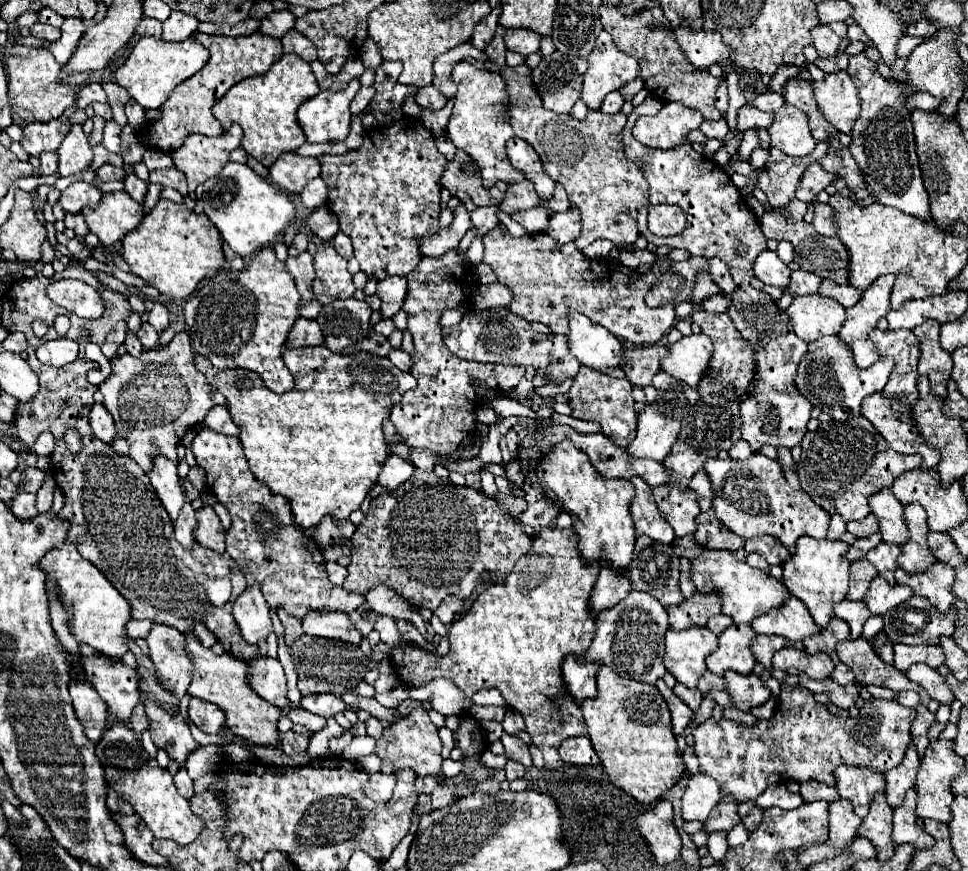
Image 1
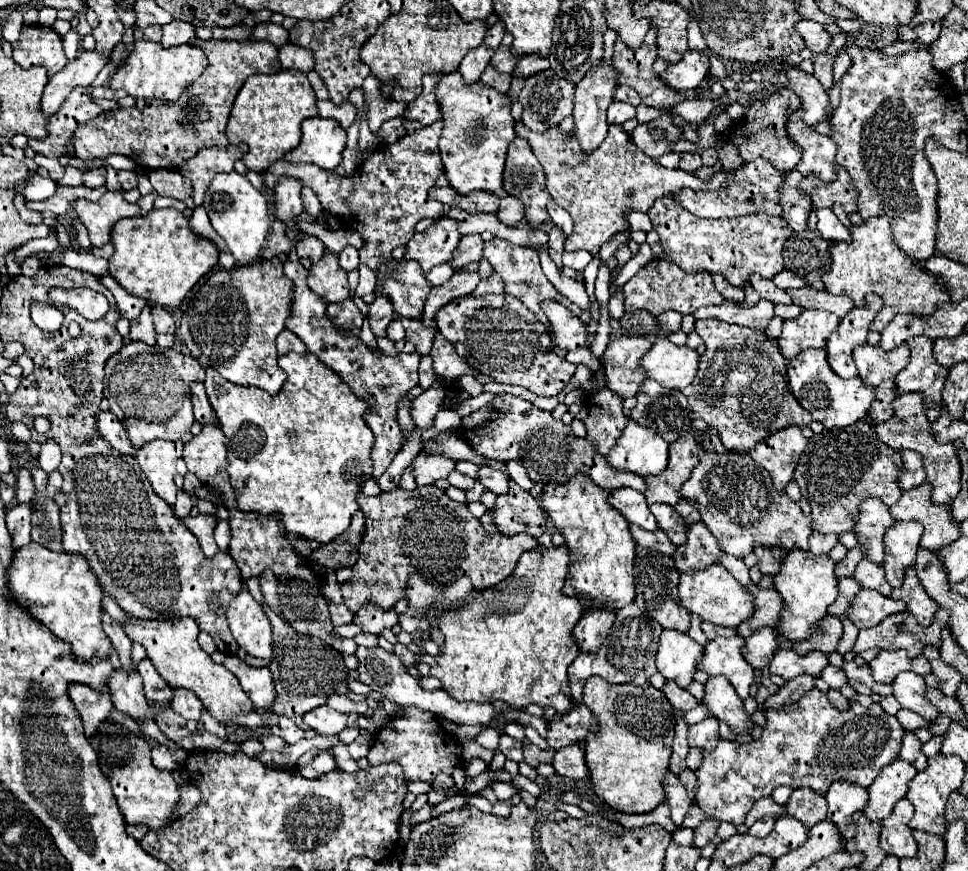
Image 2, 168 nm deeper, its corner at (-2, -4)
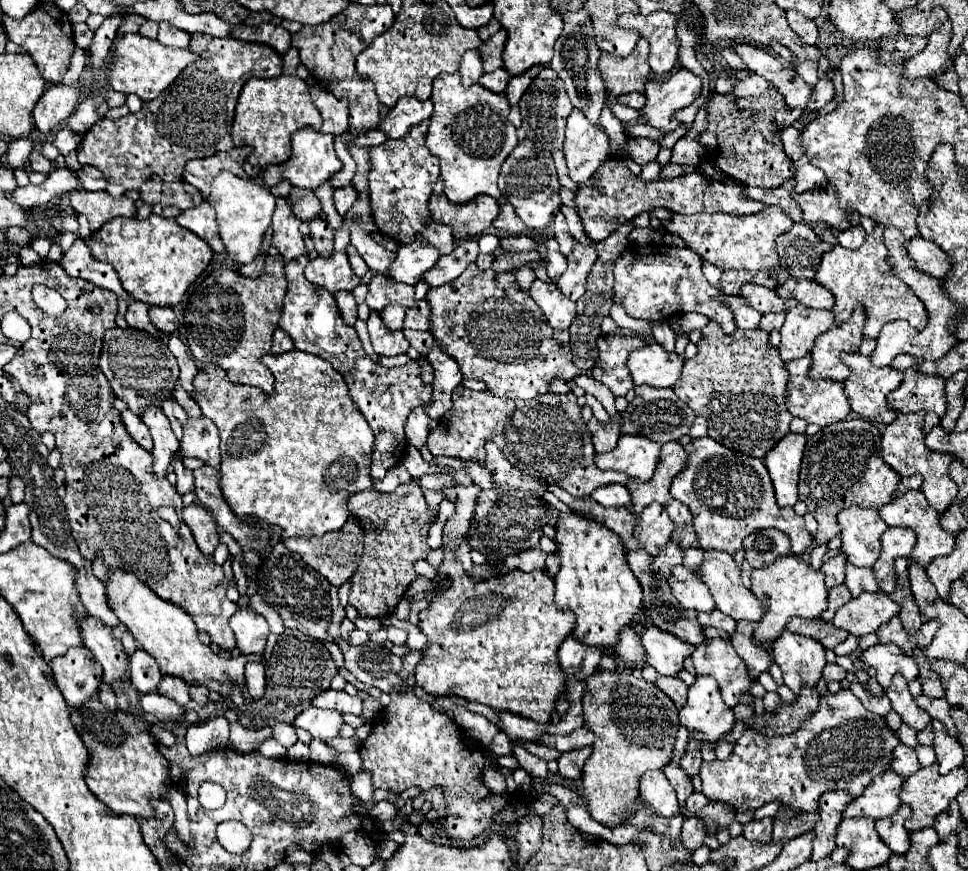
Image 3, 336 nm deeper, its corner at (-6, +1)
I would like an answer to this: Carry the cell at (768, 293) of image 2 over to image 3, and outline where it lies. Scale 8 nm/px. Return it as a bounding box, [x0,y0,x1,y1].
[740,282,798,314]

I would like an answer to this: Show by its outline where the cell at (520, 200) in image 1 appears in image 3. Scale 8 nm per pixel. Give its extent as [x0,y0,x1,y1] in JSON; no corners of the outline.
[494,202,526,234]

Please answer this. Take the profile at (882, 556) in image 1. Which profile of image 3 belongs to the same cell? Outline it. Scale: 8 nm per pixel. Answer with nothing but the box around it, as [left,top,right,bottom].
[846,564,880,596]

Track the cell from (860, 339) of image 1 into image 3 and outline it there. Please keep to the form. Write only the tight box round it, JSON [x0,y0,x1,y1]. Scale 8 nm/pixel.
[812,306,864,380]

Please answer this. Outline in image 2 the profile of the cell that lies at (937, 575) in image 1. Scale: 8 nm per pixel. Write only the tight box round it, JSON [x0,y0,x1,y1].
[892,567,936,627]

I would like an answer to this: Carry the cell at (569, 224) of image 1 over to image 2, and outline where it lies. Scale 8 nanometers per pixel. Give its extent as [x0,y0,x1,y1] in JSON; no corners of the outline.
[548,227,564,271]

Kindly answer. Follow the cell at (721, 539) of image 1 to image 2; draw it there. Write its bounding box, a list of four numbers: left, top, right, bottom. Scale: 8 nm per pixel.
[672,523,722,573]

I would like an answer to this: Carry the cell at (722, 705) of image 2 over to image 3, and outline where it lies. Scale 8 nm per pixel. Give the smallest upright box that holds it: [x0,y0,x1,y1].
[680,674,734,742]

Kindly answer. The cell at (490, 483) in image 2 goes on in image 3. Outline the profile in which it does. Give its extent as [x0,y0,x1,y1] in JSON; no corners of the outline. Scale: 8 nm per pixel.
[466,462,492,490]

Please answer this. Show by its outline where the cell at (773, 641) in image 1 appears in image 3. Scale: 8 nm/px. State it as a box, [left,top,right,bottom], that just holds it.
[730,620,772,678]

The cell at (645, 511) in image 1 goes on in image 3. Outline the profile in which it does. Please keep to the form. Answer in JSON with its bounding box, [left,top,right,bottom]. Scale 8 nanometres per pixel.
[592,484,632,508]

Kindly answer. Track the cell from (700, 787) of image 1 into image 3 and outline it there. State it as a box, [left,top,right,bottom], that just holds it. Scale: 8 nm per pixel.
[640,770,680,816]

